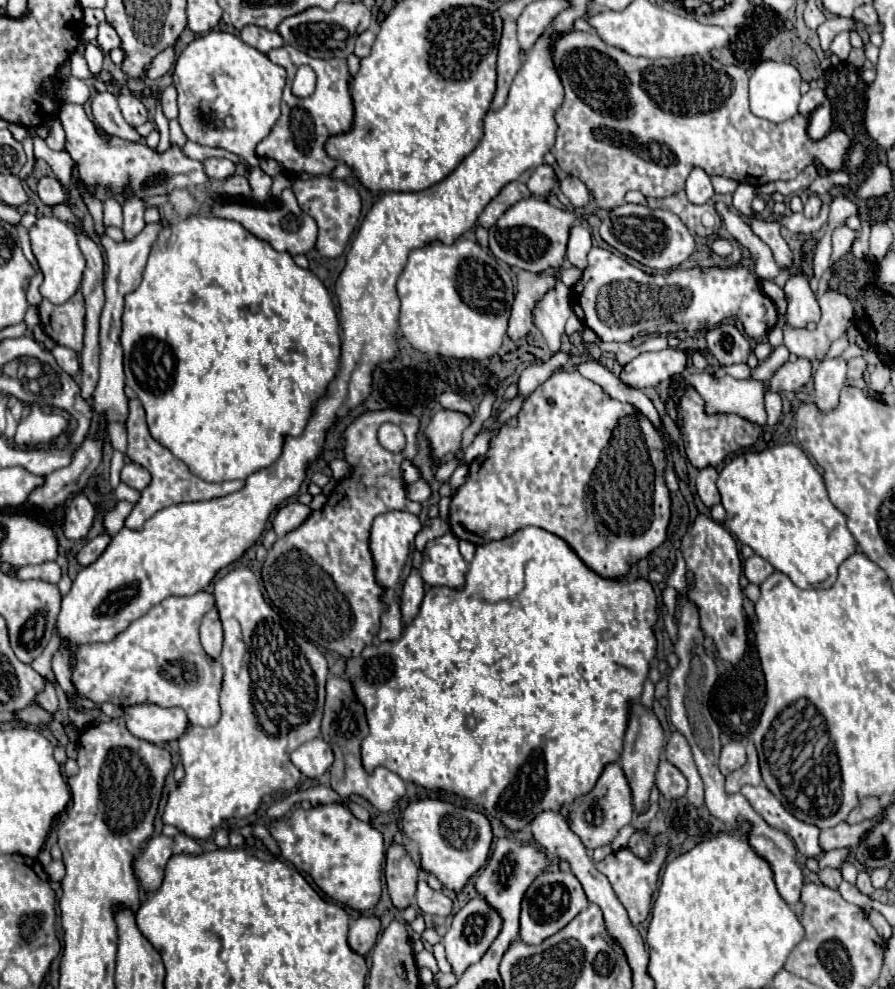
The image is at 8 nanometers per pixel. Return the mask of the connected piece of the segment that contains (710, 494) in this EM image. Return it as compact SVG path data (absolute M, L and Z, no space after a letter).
M712 466L702 468L700 474L698 474L698 480L696 480L698 496L700 496L700 500L702 500L708 508L712 508L714 504L720 504L716 480L718 480L718 470L712 468Z

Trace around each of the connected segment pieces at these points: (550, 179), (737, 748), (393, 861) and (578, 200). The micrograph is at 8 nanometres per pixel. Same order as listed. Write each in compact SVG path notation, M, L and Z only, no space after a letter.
M548 164L538 166L538 168L532 172L532 176L530 176L530 180L528 180L526 186L528 186L528 190L532 192L532 196L534 196L536 200L548 198L548 194L550 194L552 188L556 186L556 172L554 172L554 168L548 166Z
M728 742L722 746L720 752L720 772L724 776L728 776L732 770L740 768L742 764L746 764L746 750L740 742Z
M392 844L386 850L386 868L384 878L388 886L388 894L392 904L398 910L412 906L416 894L416 880L418 880L418 866L412 862L404 846Z
M568 176L564 180L560 180L560 190L562 194L578 208L584 208L590 202L590 192L586 188L586 184L582 184L578 178Z

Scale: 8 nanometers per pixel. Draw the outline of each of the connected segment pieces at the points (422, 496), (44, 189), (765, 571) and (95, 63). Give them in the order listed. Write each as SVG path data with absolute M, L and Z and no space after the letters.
M418 480L414 484L406 486L406 498L414 500L414 502L424 502L430 498L430 486L424 480Z
M44 176L40 182L38 182L38 196L40 196L40 200L46 204L46 206L56 206L56 204L60 204L62 200L64 200L64 190L62 190L62 186L60 186L60 182L58 180L54 180L54 178L48 178L48 176Z
M750 556L746 562L744 562L744 574L746 574L746 578L752 582L752 584L762 584L770 574L774 572L774 568L772 568L772 564L768 564L764 558L760 558L760 556Z
M86 42L86 44L84 44L84 58L86 58L86 62L88 62L88 66L90 66L92 72L100 72L100 70L102 70L104 52L102 52L98 46Z

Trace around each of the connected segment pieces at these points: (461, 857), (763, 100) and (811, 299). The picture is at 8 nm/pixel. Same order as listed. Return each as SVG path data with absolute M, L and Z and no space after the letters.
M430 798L408 804L402 814L402 832L410 840L418 842L422 870L434 874L444 888L454 892L460 892L484 866L492 842L492 828L484 814Z
M762 62L754 68L750 76L750 112L758 118L764 118L768 122L780 124L790 120L798 114L798 102L800 102L800 74L792 64L786 62Z
M804 274L792 276L784 286L788 298L788 310L784 314L784 322L790 328L806 328L808 322L820 320L820 308L814 292L808 286L808 278Z

